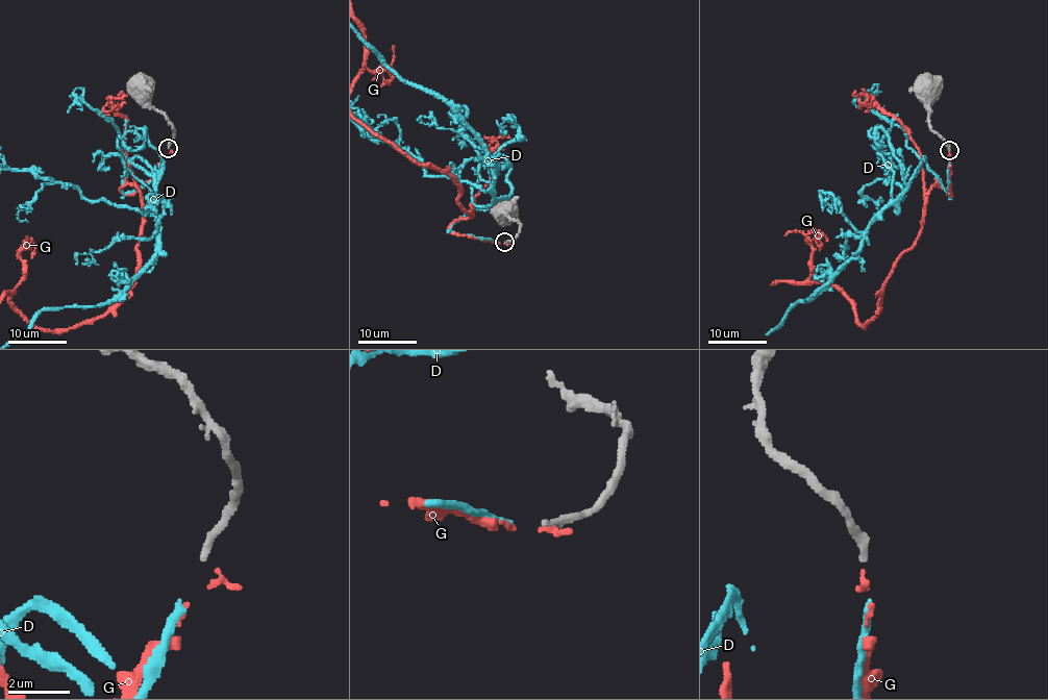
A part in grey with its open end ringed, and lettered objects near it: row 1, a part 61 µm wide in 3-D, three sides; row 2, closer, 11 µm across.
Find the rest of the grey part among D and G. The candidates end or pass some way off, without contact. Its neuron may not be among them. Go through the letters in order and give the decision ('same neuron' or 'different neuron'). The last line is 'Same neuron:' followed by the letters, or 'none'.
D: same neuron
G: different neuron
Same neuron: D

